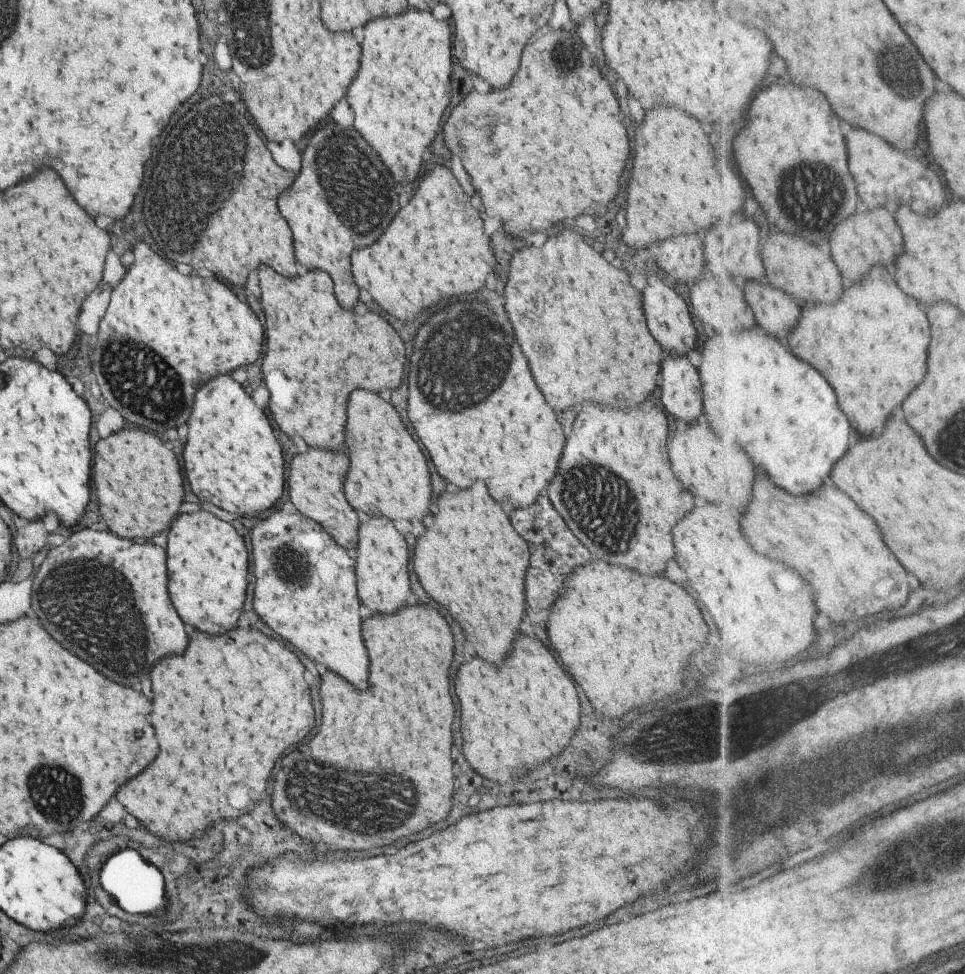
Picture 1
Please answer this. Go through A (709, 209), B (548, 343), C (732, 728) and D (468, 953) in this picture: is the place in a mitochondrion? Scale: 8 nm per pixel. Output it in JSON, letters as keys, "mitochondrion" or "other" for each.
{"A":"other","B":"mitochondrion","C":"mitochondrion","D":"other"}

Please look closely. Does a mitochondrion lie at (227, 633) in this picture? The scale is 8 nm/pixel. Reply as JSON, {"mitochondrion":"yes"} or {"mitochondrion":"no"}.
{"mitochondrion":"no"}

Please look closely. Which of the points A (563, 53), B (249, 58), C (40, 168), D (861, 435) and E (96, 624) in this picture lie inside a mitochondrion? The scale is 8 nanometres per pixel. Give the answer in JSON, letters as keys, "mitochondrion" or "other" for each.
{"A":"mitochondrion","B":"mitochondrion","C":"other","D":"other","E":"mitochondrion"}

